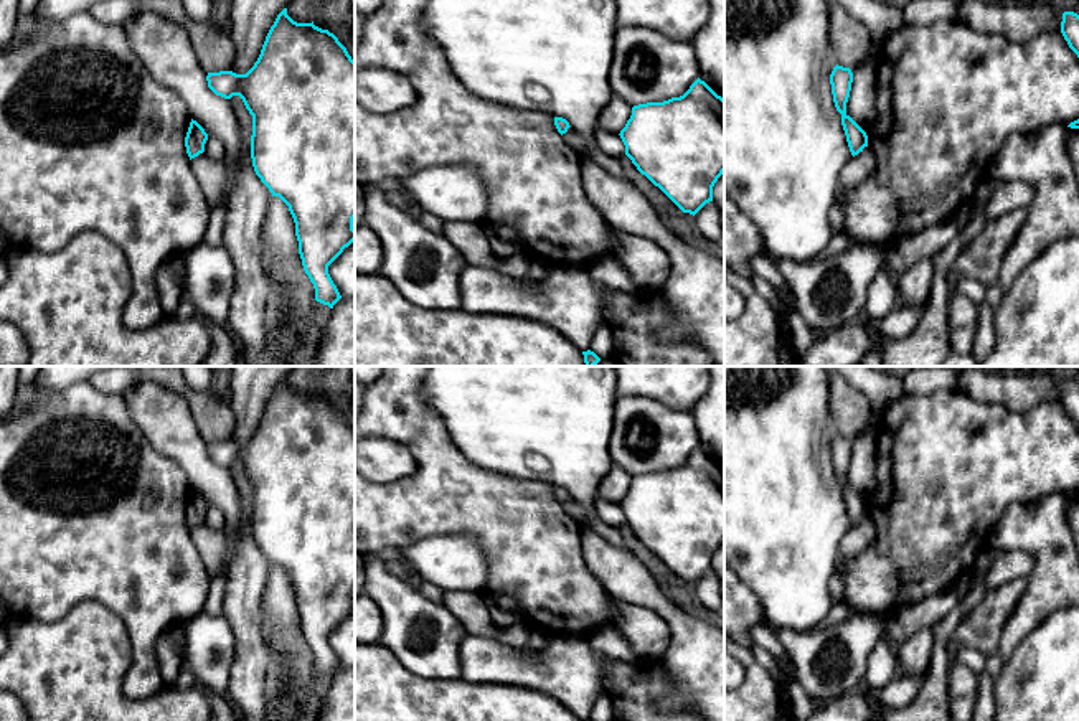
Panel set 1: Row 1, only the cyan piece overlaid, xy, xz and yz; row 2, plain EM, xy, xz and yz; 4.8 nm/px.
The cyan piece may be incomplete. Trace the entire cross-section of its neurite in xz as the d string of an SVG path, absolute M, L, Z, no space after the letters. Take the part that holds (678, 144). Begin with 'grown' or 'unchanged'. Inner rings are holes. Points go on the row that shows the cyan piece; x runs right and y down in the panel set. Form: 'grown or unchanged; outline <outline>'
unchanged; outline M698 78L680 97L634 106L619 135L637 170L683 213L695 216L713 201L713 186L724 173L724 99L704 81Z

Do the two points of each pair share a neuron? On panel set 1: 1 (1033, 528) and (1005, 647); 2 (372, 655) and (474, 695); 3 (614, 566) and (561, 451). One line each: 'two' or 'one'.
1: one
2: one
3: two

